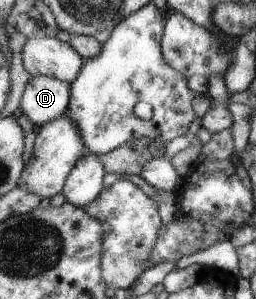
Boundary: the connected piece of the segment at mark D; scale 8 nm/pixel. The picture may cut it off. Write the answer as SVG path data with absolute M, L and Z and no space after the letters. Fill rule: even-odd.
M32 76L26 84L19 108L28 121L42 127L69 109L72 85L50 76Z

